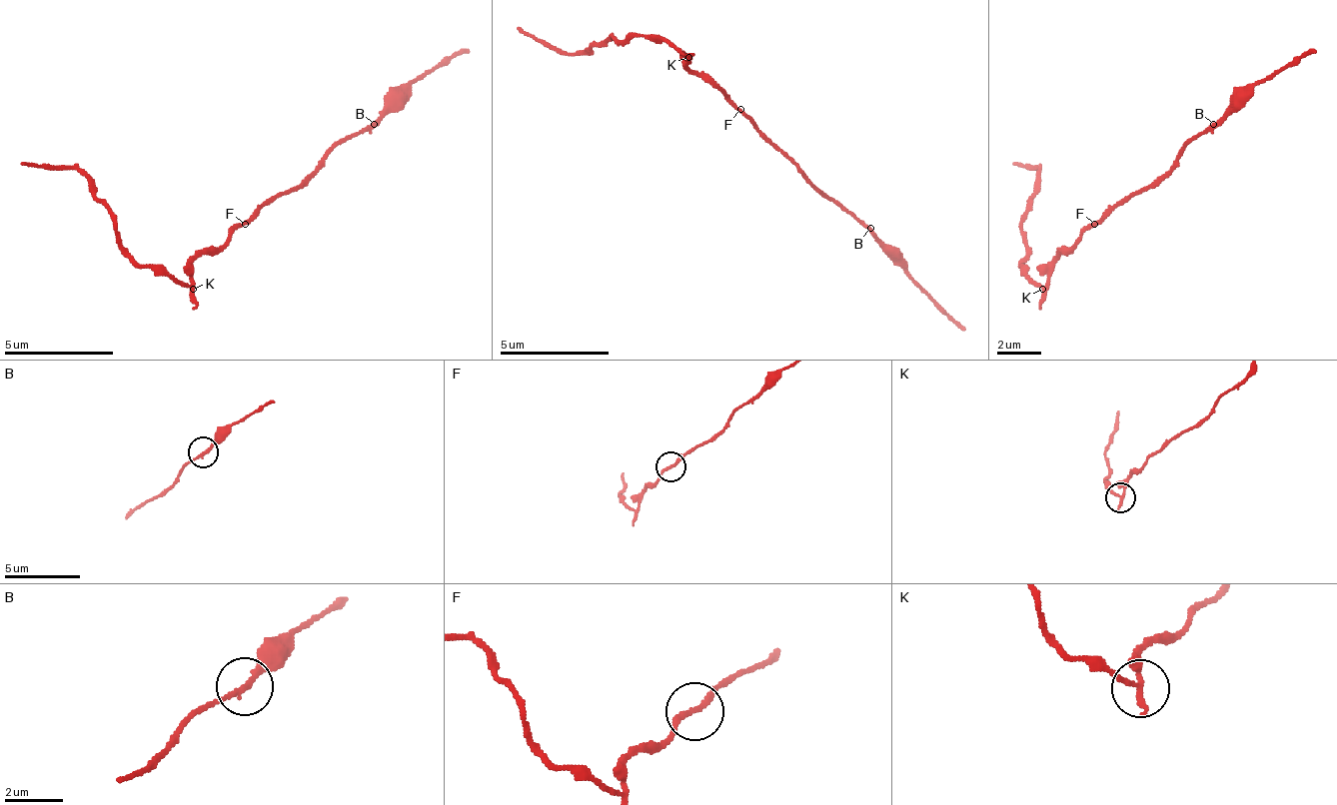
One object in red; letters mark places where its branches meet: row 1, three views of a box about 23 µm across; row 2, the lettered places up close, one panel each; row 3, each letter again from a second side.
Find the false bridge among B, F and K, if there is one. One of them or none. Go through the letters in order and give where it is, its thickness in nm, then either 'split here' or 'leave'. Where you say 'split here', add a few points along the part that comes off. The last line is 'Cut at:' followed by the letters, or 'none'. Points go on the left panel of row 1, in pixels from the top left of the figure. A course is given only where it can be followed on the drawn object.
B: at (374, 124); 180 nm thick; leave
F: at (245, 224); 160 nm thick; leave
K: at (193, 289); 190 nm thick; split here; foreign part runs (194, 288), (139, 266), (117, 217), (74, 168), (19, 162)
Cut at: K

